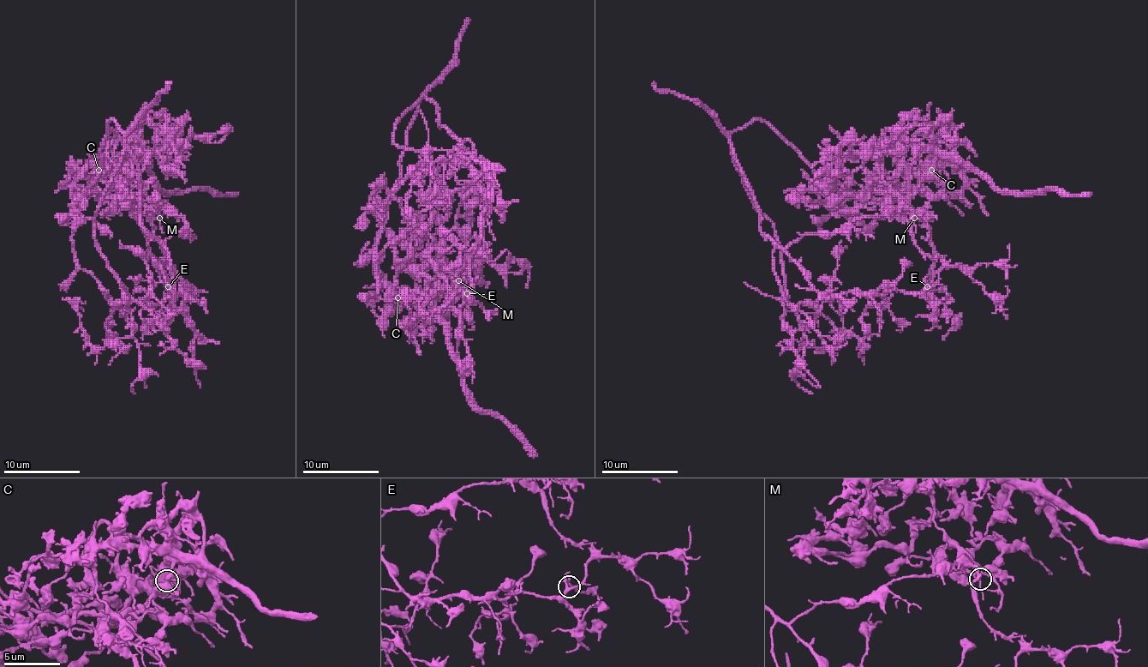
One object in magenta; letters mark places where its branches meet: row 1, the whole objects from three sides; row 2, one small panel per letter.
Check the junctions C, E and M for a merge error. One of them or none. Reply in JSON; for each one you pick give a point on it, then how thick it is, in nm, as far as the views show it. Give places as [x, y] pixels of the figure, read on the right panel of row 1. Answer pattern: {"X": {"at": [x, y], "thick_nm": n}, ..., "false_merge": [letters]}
{"M": {"at": [914, 218], "thick_nm": 170}, "false_merge": ["M"]}

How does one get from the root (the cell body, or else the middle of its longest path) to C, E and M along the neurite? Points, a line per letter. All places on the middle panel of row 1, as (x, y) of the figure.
C: (403, 152), (399, 161), (399, 183), (388, 200), (385, 219), (388, 243), (394, 249), (394, 293), (397, 297)
E: (403, 152), (405, 133), (424, 96), (438, 108), (438, 123), (461, 144), (464, 158), (487, 183), (467, 293)
M: (403, 152), (399, 183), (385, 219), (396, 285), (422, 291), (438, 276), (459, 280)

